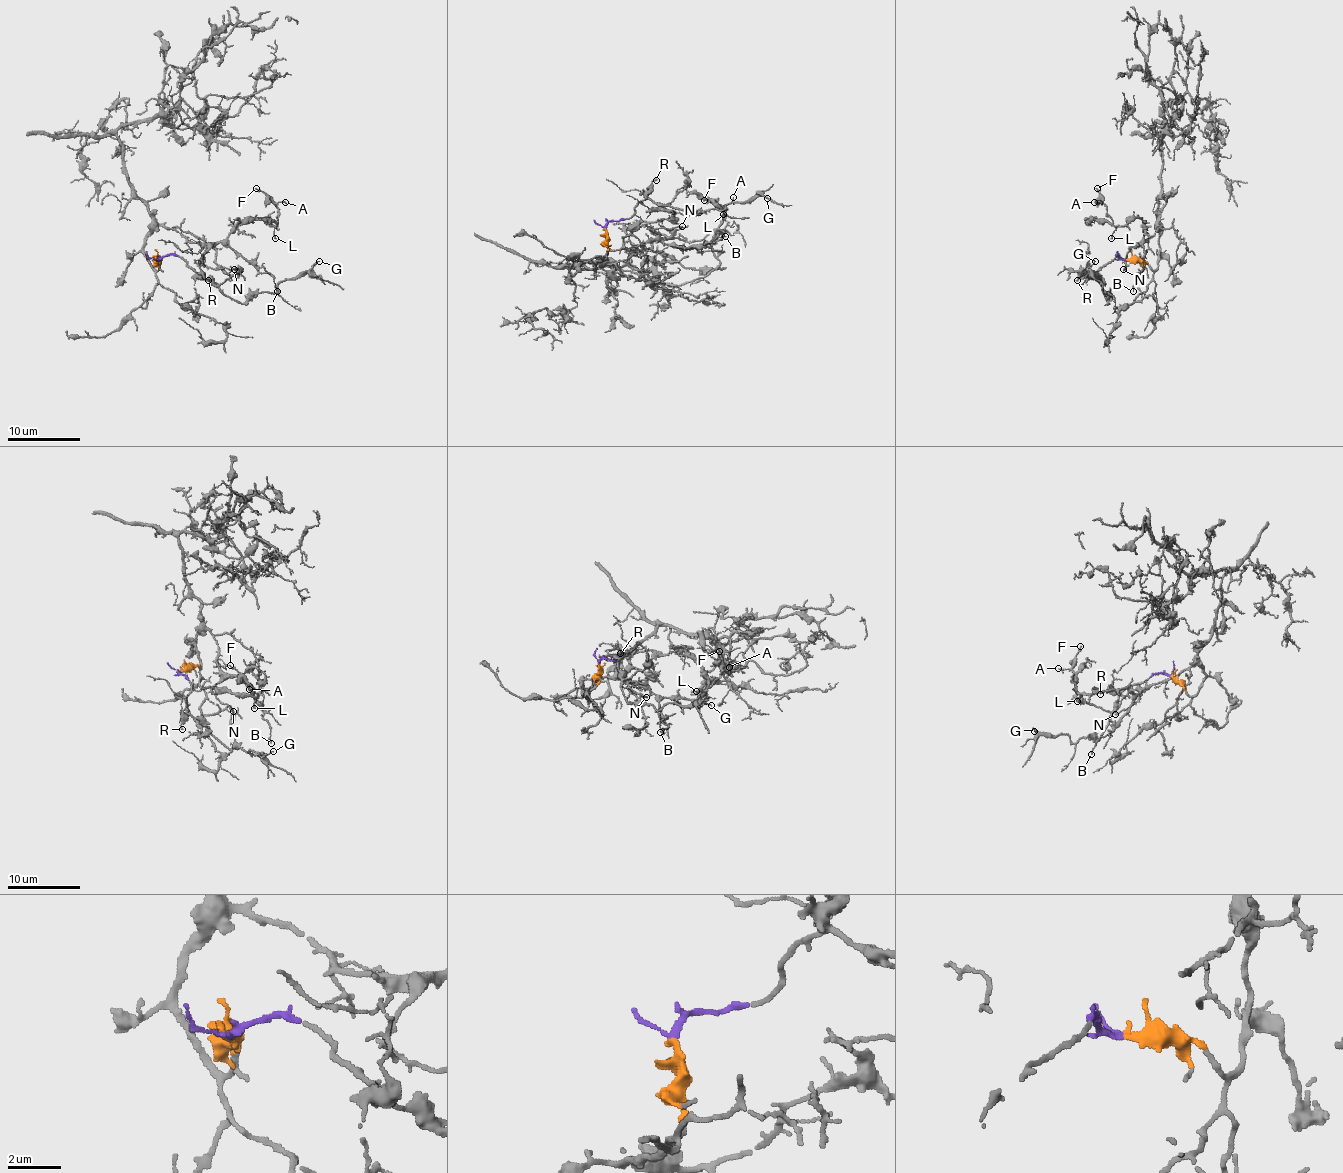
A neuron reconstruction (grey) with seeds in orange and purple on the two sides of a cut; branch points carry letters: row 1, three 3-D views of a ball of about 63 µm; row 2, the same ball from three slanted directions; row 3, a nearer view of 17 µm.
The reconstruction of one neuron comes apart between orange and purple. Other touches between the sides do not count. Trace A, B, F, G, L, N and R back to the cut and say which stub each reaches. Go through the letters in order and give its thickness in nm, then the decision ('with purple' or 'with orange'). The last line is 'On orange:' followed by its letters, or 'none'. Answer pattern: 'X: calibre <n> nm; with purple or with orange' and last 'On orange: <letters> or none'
A: calibre 120 nm; with orange
B: calibre 130 nm; with orange
F: calibre 160 nm; with orange
G: calibre 110 nm; with purple
L: calibre 120 nm; with orange
N: calibre 110 nm; with orange
R: calibre 130 nm; with purple
On orange: A, B, F, L, N

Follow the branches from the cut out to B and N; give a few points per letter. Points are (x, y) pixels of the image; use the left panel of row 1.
B: (157, 259), (159, 268), (144, 251), (146, 239), (160, 226), (191, 242), (226, 242), (268, 273), (277, 292)
N: (157, 259), (159, 268), (144, 251), (146, 239), (166, 226), (202, 242), (202, 262), (233, 270)

